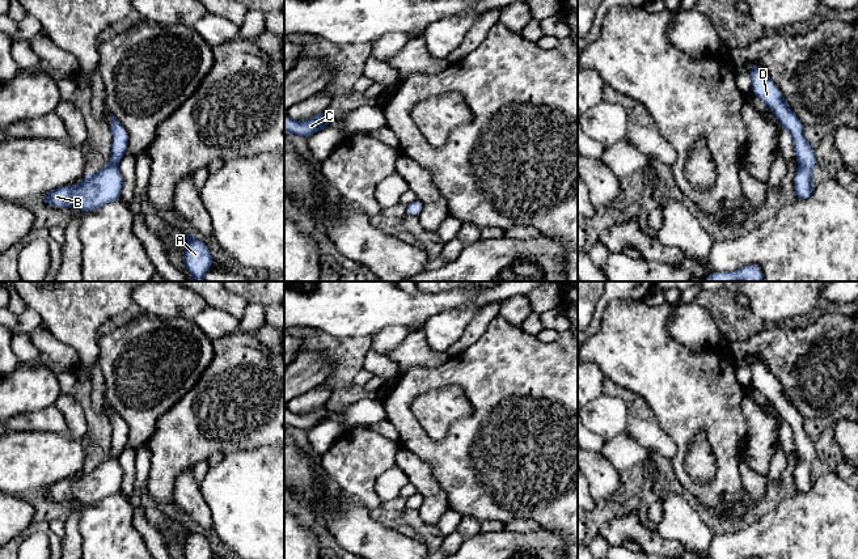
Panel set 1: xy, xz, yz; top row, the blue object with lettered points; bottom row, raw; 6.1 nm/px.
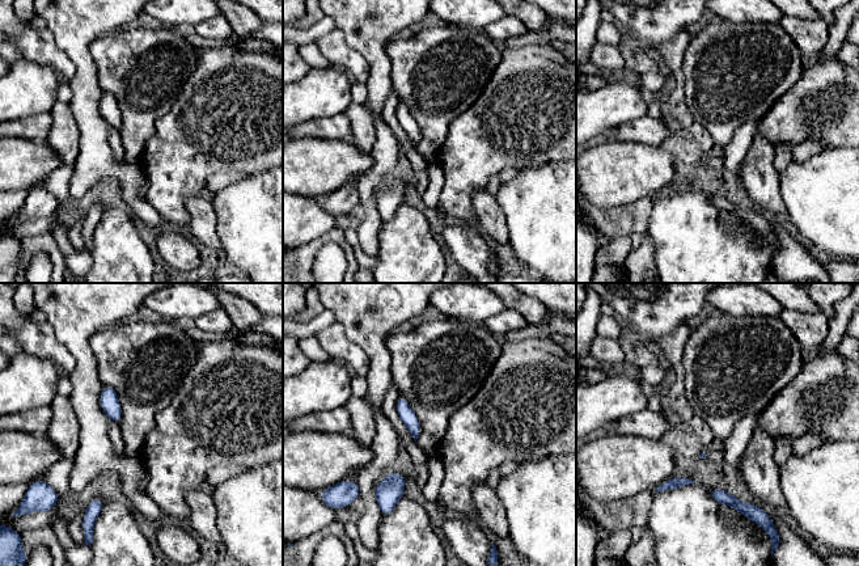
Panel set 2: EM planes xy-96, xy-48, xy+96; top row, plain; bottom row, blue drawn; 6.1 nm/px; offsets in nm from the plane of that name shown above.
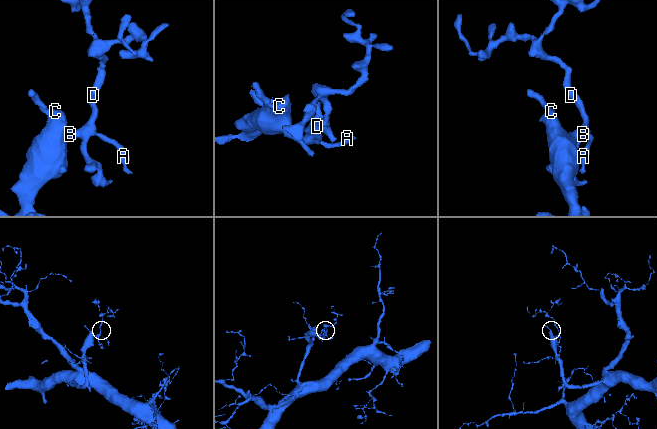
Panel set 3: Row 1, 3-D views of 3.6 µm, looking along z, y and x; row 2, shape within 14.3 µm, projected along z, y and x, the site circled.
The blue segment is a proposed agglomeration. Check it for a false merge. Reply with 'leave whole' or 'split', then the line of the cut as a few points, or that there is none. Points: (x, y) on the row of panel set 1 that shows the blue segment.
leave whole; no cut

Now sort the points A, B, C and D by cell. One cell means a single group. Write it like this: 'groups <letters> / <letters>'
groups A B C D

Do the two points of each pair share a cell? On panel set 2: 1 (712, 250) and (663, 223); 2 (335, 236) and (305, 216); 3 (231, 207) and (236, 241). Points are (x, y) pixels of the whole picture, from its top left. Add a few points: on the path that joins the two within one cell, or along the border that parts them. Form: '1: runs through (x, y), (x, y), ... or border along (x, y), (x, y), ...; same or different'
1: runs through (701, 249), (675, 224); same
2: border along (335, 226), (301, 246); different
3: runs through (236, 215), (236, 233); same

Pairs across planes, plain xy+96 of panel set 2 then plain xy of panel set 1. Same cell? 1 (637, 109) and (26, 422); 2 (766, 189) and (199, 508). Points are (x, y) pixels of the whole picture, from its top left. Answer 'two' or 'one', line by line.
1: two
2: one

